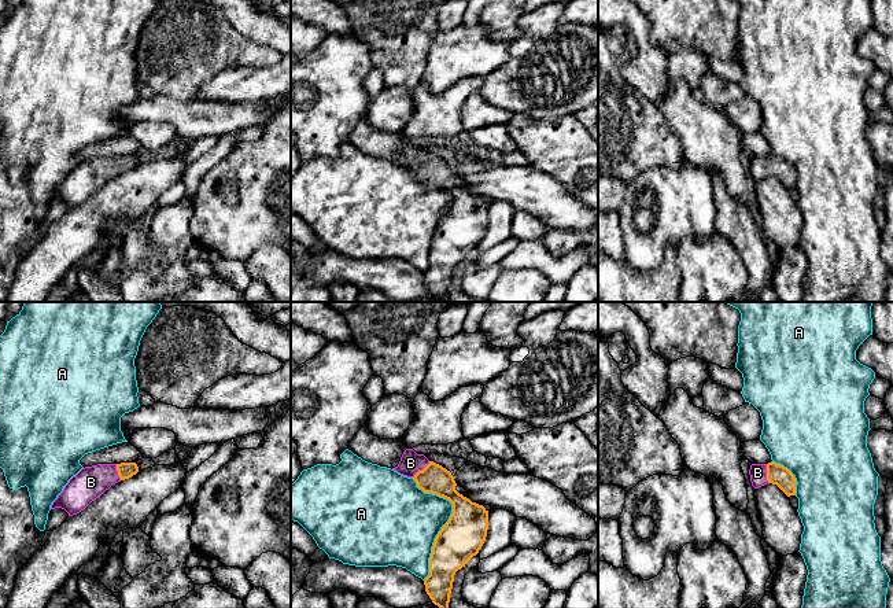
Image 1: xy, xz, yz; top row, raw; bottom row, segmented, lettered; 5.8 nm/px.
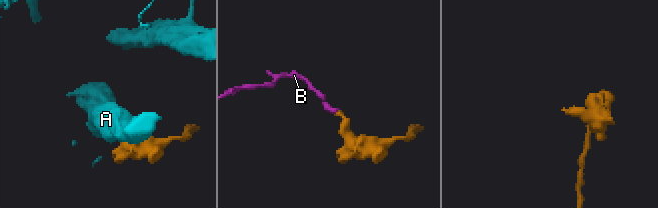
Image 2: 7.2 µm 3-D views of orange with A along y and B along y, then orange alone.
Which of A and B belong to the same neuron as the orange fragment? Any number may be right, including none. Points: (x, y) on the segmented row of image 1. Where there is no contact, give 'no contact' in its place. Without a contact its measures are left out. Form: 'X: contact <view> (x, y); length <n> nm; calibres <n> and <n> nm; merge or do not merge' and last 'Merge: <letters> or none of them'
A: contact xz (449, 520); length 600 nm; calibres 240 and 400 nm; do not merge
B: contact xz (420, 471); length 140 nm; calibres 170 and 130 nm; merge
Merge: B

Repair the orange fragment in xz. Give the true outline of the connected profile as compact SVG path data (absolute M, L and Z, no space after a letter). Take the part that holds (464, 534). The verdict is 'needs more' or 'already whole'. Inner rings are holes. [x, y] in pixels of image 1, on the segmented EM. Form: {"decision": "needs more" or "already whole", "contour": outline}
{"decision": "needs more", "contour": "M406 449L399 464L392 468L413 478L424 493L432 493L453 504L453 513L435 538L429 557L425 592L435 605L449 608L454 575L479 553L488 530L488 511L455 490L450 471L429 461L424 454Z"}

